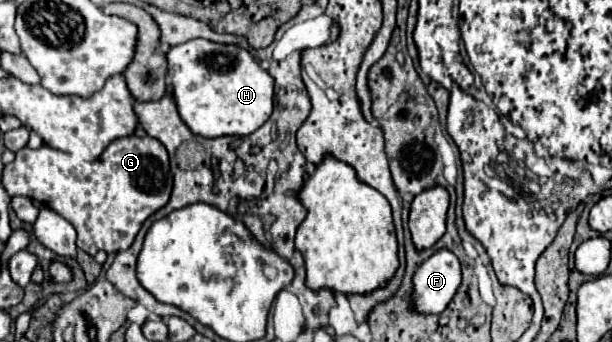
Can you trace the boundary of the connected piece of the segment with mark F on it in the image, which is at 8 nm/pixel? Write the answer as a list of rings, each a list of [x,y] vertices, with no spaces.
[[[449,249],[435,251],[413,275],[413,305],[421,313],[441,313],[461,285],[461,263]]]

